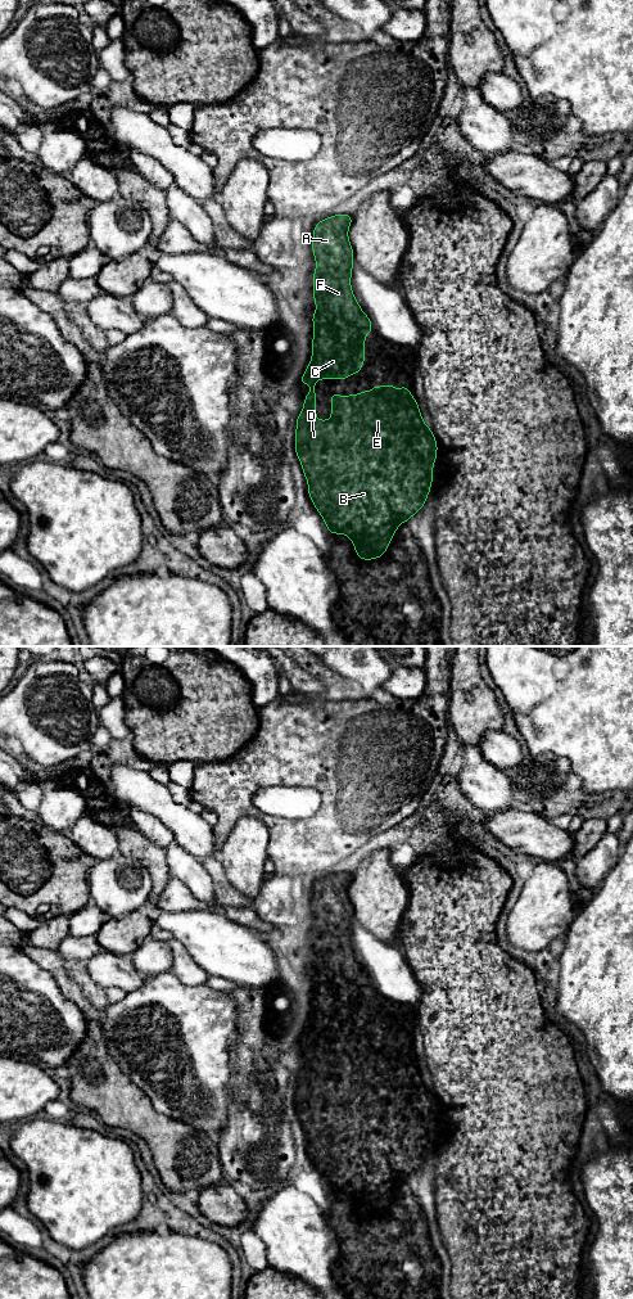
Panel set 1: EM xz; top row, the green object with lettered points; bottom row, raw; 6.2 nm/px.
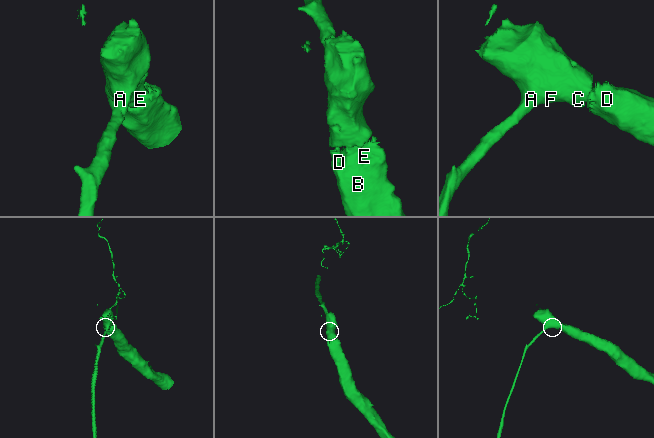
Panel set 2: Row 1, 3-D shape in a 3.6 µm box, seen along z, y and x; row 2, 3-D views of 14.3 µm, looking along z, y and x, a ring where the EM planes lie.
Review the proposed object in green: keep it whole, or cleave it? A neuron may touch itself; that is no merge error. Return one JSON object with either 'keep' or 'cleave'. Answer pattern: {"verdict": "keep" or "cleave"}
{"verdict": "keep"}

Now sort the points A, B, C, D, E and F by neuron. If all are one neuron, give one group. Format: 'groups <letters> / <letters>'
groups A B C D E F

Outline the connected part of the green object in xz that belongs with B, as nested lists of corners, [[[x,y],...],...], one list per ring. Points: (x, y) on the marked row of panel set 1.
[[[348,213],[335,215],[321,220],[316,224],[313,229],[313,240],[312,249],[313,256],[316,258],[316,271],[313,272],[313,298],[317,311],[312,314],[313,321],[313,339],[312,347],[313,353],[311,356],[311,362],[306,369],[299,384],[309,384],[311,392],[304,397],[304,405],[302,412],[298,415],[295,421],[295,454],[302,464],[302,469],[304,472],[304,477],[308,482],[308,495],[316,508],[316,510],[321,514],[324,522],[327,526],[327,532],[331,535],[343,533],[349,537],[356,549],[356,554],[362,560],[372,560],[376,558],[381,558],[388,550],[388,543],[392,541],[394,533],[397,532],[399,523],[407,523],[407,520],[413,517],[419,510],[422,509],[426,497],[430,492],[430,487],[433,483],[433,466],[437,459],[437,439],[430,428],[426,427],[422,420],[419,403],[415,401],[413,394],[408,392],[408,385],[403,385],[401,389],[395,389],[392,384],[384,384],[379,388],[376,384],[372,385],[372,392],[369,393],[363,389],[360,394],[348,394],[343,398],[335,391],[331,393],[331,419],[330,420],[317,420],[316,419],[316,380],[317,379],[348,379],[351,374],[358,374],[363,362],[365,362],[365,338],[366,334],[374,331],[370,319],[361,310],[360,303],[356,301],[353,290],[351,288],[351,276],[352,276],[352,266],[354,263],[353,258],[353,248],[348,239],[348,229],[352,224],[353,217]]]

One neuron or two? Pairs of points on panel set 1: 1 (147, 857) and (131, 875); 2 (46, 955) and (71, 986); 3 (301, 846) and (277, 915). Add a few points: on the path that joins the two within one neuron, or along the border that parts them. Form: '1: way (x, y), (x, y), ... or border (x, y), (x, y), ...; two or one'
1: border (120, 852), (136, 858), (148, 870), (152, 892); two
2: way (53, 963), (63, 978); one
3: border (274, 874), (301, 876); two

